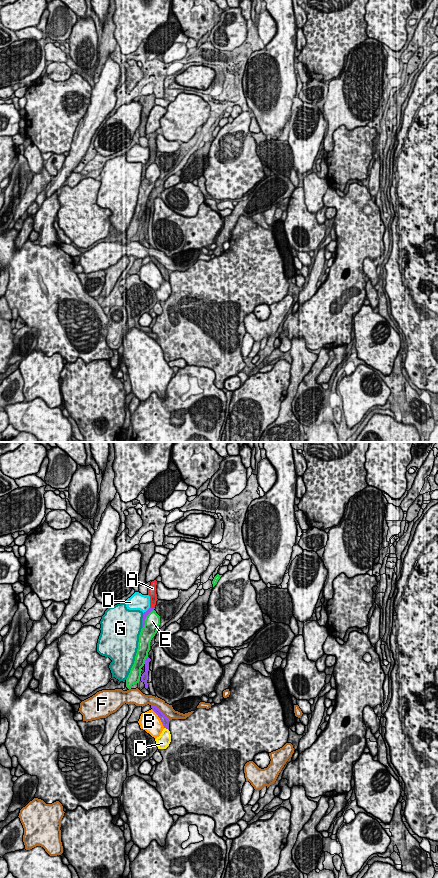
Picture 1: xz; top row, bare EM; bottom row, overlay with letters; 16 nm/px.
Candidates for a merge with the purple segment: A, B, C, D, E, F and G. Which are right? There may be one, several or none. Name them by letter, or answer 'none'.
A

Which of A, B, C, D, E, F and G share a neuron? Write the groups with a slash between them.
A / B / C / D / E / F / G

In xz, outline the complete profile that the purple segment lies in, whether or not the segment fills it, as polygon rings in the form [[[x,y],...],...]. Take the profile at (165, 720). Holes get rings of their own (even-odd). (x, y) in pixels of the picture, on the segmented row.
[[[151,705],[151,708],[160,718],[164,728],[169,730],[169,718],[166,717],[155,705]]]

